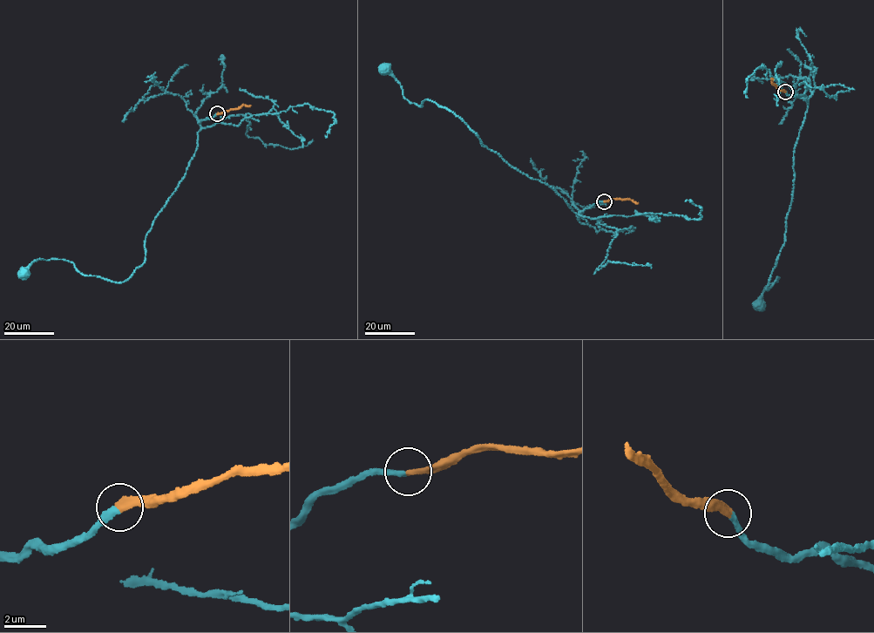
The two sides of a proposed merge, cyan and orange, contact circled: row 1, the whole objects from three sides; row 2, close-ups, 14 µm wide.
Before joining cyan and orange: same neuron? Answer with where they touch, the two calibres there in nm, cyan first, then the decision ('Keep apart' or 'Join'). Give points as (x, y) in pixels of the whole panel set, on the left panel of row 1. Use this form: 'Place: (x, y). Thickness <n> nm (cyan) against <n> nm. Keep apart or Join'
Place: (217, 113). Thickness 300 nm (cyan) against 340 nm. Join

